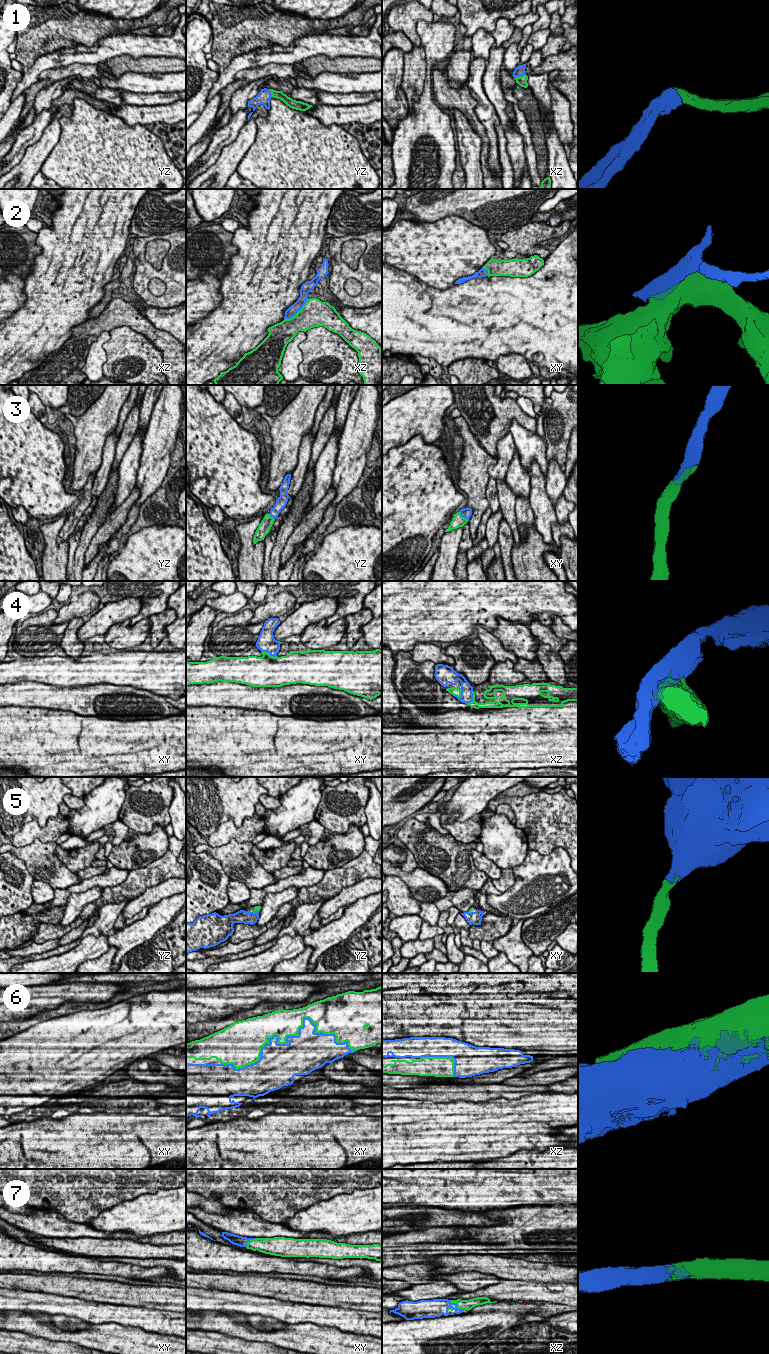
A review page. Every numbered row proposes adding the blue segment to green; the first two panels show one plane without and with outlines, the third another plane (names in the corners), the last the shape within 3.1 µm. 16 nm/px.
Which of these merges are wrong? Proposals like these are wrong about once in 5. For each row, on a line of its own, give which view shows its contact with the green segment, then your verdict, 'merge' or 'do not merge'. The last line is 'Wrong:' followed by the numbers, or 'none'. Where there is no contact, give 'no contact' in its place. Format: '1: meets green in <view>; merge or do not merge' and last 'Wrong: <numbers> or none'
1: meets green in xz; merge
2: meets green in xz; merge
3: meets green in xy; merge
4: meets green in xy; do not merge
5: meets green in yz; merge
6: meets green in xy; merge
7: meets green in xz; merge
Wrong: 4

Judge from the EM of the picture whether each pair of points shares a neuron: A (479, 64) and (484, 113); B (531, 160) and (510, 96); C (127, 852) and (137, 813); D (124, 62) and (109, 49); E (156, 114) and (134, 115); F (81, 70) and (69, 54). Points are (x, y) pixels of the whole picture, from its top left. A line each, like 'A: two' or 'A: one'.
A: one
B: one
C: two
D: two
E: one
F: two

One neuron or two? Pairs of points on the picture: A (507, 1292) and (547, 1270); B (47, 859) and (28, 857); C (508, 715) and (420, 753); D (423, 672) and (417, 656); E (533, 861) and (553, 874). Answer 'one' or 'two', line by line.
A: two
B: one
C: two
D: two
E: one

